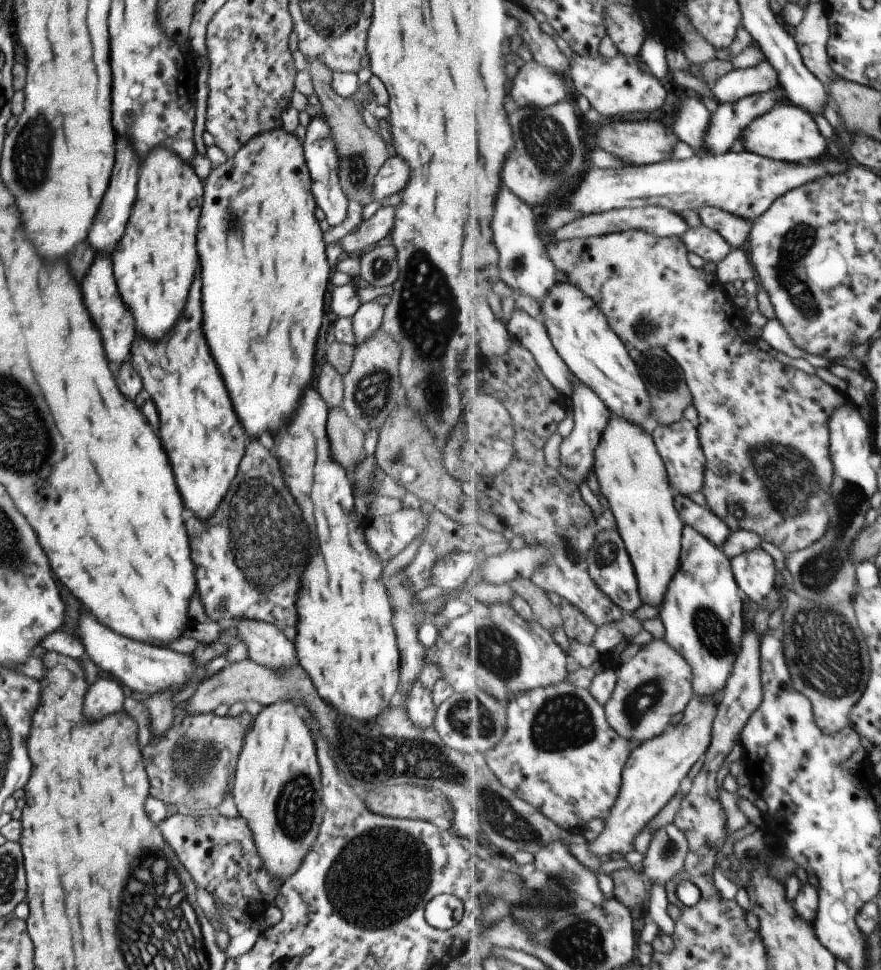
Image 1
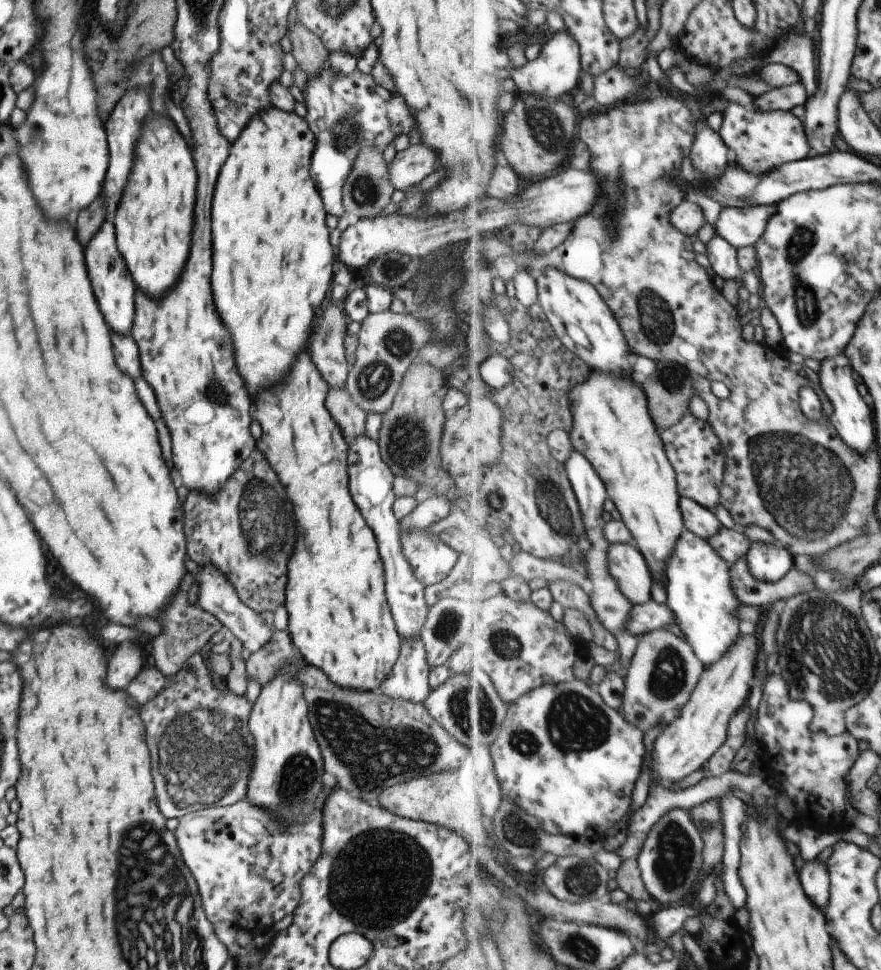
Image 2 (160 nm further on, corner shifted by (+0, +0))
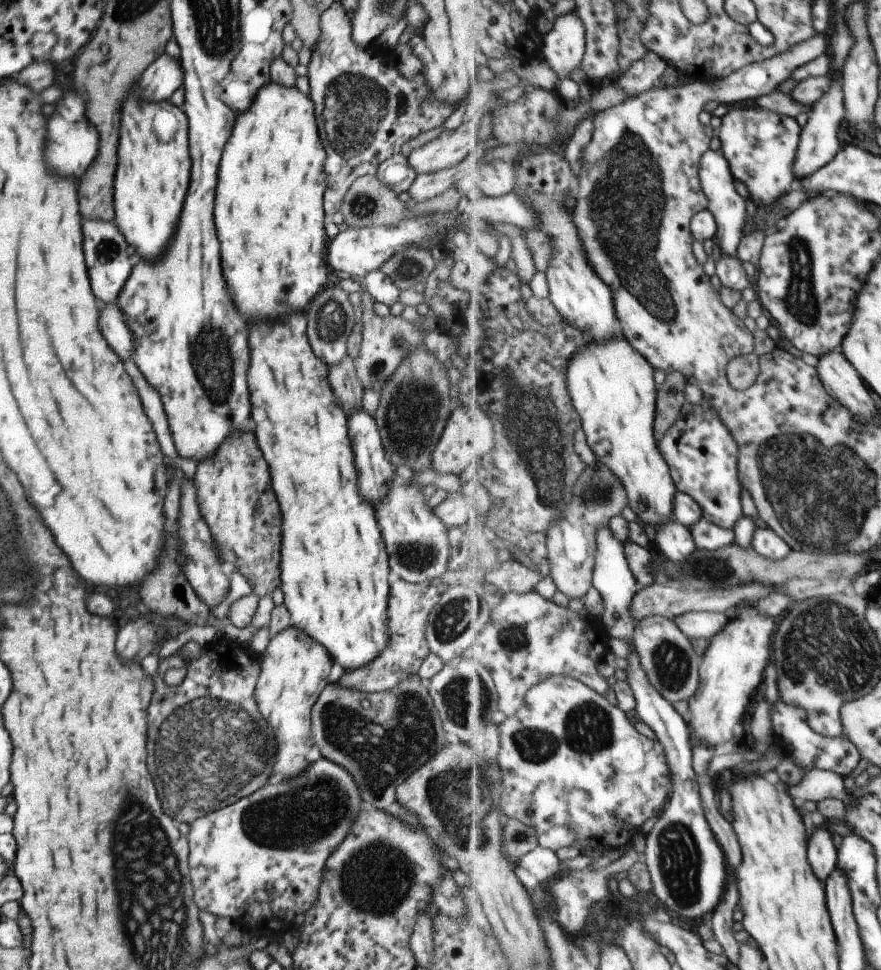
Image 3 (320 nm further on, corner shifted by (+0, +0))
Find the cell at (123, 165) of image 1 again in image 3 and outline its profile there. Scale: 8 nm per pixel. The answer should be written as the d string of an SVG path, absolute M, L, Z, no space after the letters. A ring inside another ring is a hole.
M163 53L143 69L133 91L137 91L142 99L167 100L182 84L183 75L179 57Z

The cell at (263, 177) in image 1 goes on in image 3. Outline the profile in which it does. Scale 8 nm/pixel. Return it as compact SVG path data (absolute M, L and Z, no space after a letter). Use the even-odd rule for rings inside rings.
M267 80L254 94L253 102L236 115L232 128L219 159L213 206L221 268L237 310L249 320L265 322L289 310L303 310L323 284L328 284L322 209L326 154L318 137L313 103L295 85L286 87Z

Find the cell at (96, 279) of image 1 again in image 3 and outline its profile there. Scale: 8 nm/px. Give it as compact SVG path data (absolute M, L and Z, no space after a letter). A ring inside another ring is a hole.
M95 219L83 221L81 234L83 234L83 256L85 256L91 292L95 298L103 301L106 305L112 305L116 302L133 265L131 257L127 258L127 254L125 254L123 235L110 222Z

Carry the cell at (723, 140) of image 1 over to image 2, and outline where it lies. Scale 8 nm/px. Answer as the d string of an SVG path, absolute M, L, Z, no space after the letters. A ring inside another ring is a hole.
M800 82L792 86L777 87L754 97L752 108L758 111L790 111L795 106L805 106L808 102L807 88Z

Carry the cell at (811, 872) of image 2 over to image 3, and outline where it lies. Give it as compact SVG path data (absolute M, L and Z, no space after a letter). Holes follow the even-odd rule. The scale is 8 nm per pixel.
M827 820L825 822L827 825L815 828L815 834L811 836L811 842L809 842L809 858L813 862L811 866L823 882L837 868L837 852L839 852L833 840L834 834L831 832L833 825Z

